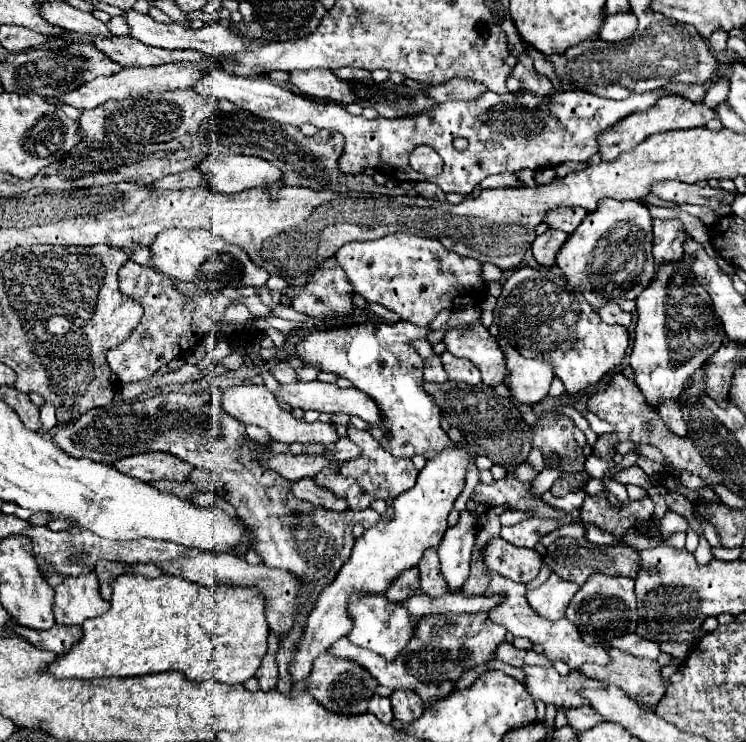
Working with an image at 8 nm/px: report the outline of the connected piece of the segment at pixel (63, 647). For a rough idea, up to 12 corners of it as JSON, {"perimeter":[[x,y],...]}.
{"perimeter":[[15,624],[13,632],[33,646],[67,652],[81,640],[81,626],[55,624],[31,630]]}

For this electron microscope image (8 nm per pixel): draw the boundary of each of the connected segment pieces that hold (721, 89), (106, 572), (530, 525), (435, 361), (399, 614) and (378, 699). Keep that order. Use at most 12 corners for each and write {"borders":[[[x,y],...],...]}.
{"borders":[[[728,80],[708,88],[703,104],[709,108],[725,102]],[[97,564],[97,580],[104,600],[111,599],[112,576],[123,574],[121,564]],[[525,518],[503,526],[513,546],[533,548],[541,536],[559,528],[555,520]],[[437,354],[425,360],[425,380],[443,384],[449,376]],[[351,594],[347,638],[393,660],[415,620],[381,594]],[[371,696],[369,712],[383,724],[393,720],[389,698]]]}

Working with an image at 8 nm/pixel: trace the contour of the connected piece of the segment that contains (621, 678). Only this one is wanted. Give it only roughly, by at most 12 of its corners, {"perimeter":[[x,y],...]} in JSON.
{"perimeter":[[607,648],[607,666],[585,662],[587,678],[619,686],[639,704],[665,694],[655,660]]}

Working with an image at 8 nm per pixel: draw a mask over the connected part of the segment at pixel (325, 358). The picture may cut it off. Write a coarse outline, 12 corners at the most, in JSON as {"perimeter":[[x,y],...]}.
{"perimeter":[[367,320],[309,330],[297,360],[347,378],[397,458],[445,448],[411,340],[429,328]]}

